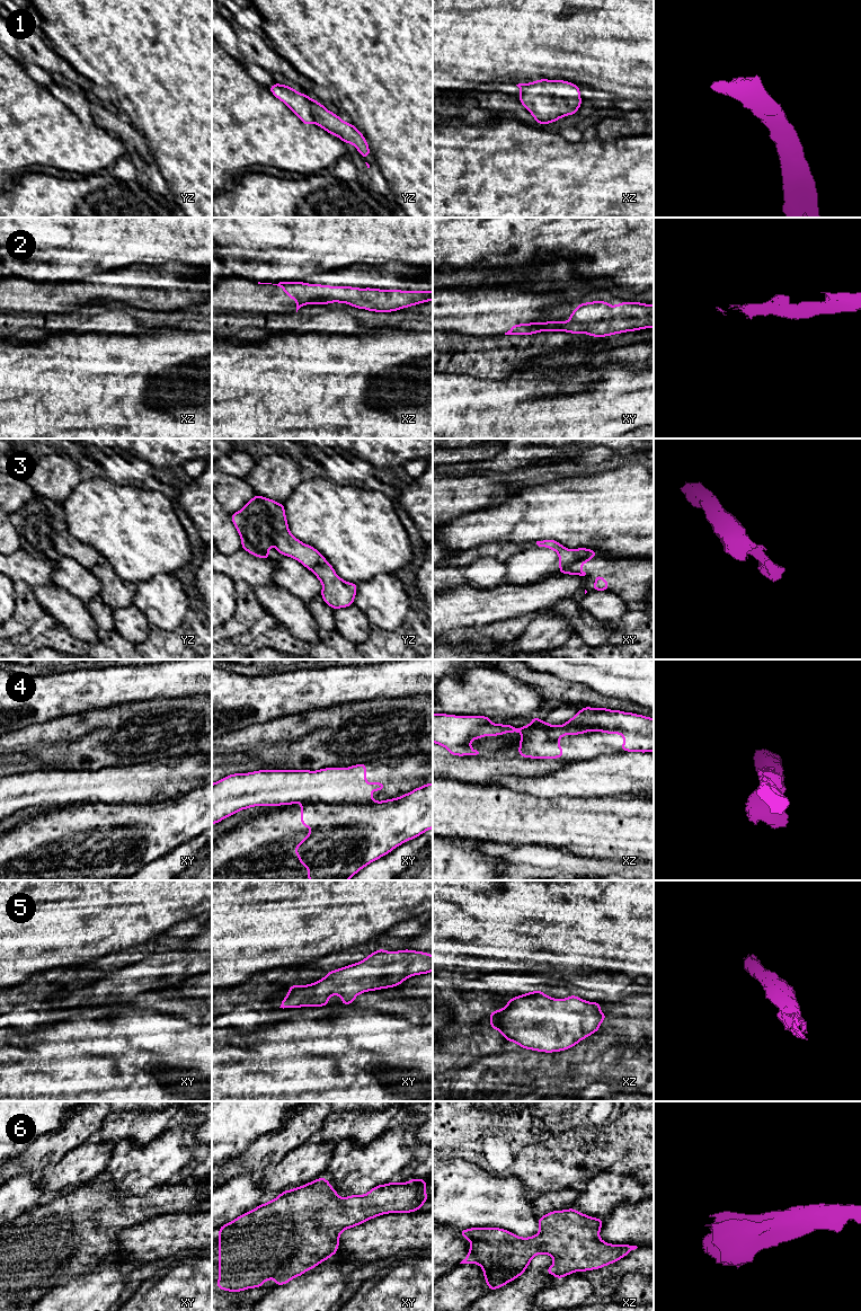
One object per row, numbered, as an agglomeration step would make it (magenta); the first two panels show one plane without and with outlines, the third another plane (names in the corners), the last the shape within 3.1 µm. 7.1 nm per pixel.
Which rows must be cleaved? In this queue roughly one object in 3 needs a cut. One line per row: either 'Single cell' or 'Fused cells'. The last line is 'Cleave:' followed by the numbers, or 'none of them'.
1: Single cell
2: Single cell
3: Fused cells
4: Fused cells
5: Single cell
6: Single cell
Cleave: 3, 4

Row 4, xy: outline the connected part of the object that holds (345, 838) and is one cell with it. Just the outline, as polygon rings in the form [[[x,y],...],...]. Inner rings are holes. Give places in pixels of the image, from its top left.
[[[433,782],[425,783],[398,798],[365,804],[301,804],[301,825],[312,831],[294,849],[299,862],[308,869],[309,880],[349,880],[364,867],[397,847],[433,829]]]

